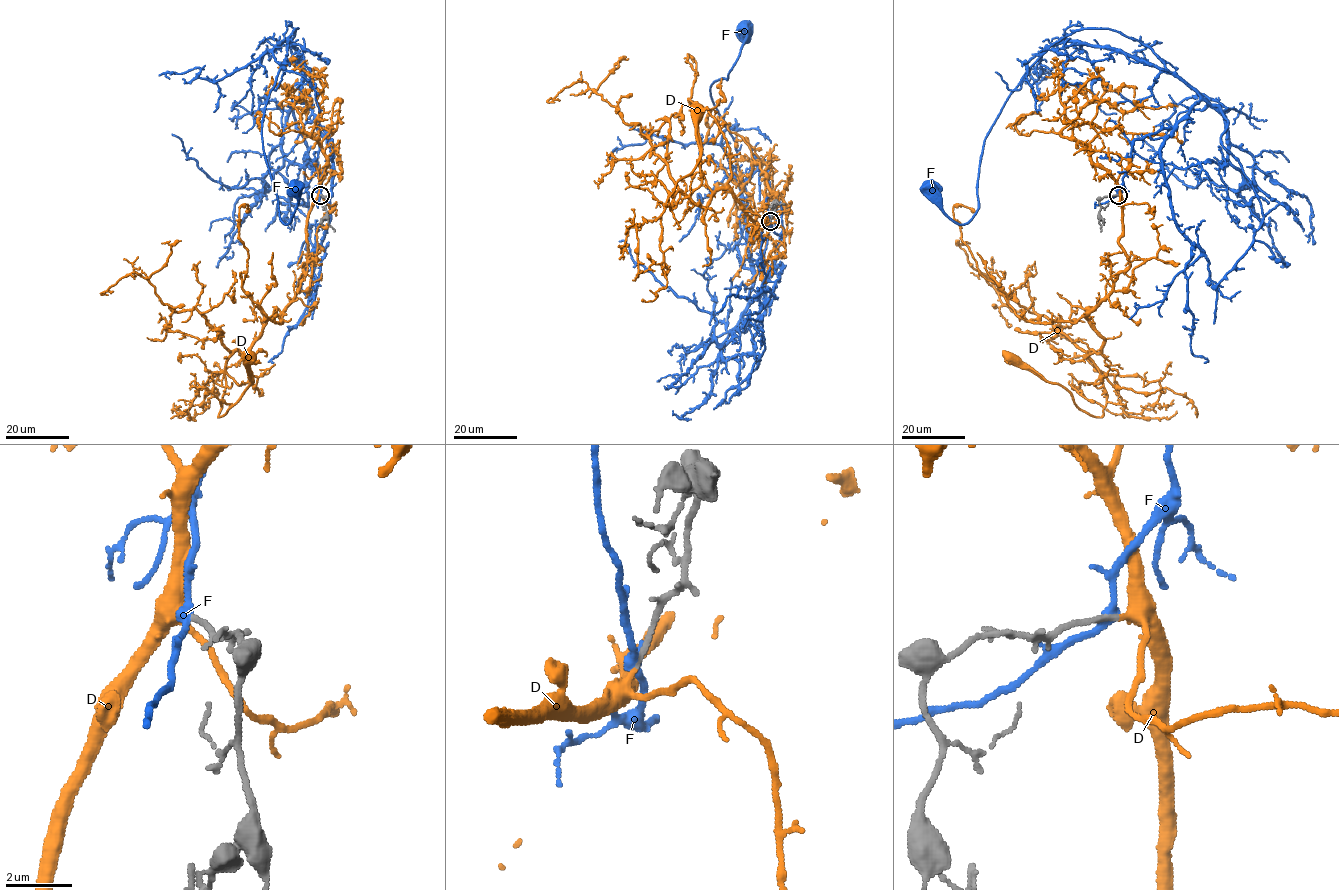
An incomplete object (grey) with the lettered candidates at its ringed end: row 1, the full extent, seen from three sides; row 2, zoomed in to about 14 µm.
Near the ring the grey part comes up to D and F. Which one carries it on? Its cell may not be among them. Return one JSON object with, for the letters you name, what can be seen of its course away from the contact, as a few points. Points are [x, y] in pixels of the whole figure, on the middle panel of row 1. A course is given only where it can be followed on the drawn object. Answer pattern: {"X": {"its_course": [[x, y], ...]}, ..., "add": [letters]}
{"D": {"its_course": [[770, 221], [756, 222], [754, 232], [727, 189], [704, 207], [679, 191], [667, 206], [699, 160], [699, 114]]}, "add": ["D"]}

